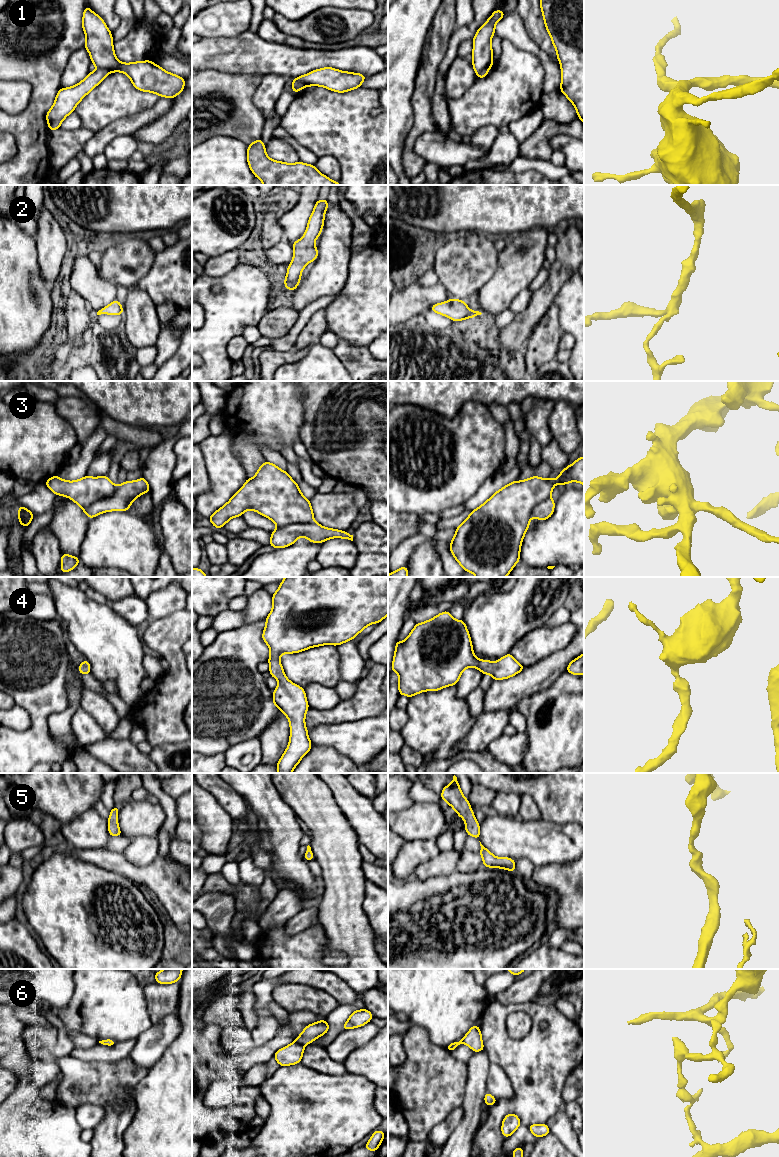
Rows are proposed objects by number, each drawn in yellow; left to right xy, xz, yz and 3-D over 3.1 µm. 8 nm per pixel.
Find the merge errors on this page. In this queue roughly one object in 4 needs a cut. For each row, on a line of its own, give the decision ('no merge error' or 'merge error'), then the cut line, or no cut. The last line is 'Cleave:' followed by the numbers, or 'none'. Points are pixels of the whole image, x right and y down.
1: merge error; cut in yz along (488, 68), (477, 75)
2: no merge error; no cut
3: merge error; cut in xy along (116, 486), (110, 495), (83, 509)
4: no merge error; no cut
5: no merge error; no cut
6: merge error; cut in xz along (295, 1040), (303, 1045)
Cleave: 1, 3, 6

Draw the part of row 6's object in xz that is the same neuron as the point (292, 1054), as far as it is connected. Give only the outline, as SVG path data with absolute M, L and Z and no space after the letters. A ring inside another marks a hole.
M296 1041L287 1045L286 1047L279 1049L274 1054L274 1059L280 1066L289 1066L301 1062L302 1055L304 1053L305 1046L299 1044Z

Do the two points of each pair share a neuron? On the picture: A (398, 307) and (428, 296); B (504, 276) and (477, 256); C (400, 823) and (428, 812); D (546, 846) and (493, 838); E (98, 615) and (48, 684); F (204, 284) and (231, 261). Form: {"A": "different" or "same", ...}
{"A": "same", "B": "different", "C": "same", "D": "same", "E": "different", "F": "different"}

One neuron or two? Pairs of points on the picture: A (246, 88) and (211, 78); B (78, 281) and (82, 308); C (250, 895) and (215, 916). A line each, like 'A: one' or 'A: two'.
A: one
B: one
C: two

